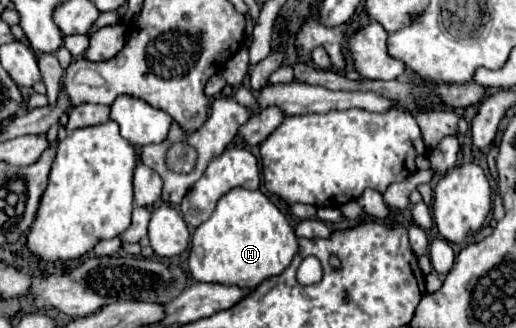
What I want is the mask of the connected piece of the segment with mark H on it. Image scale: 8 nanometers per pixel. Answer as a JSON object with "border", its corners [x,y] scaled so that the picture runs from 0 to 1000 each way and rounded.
{"border":[[[450,573],[422,610],[411,659],[376,701],[364,793],[384,860],[496,878],[512,848],[554,823],[574,768],[570,695],[543,634],[504,579]]]}

